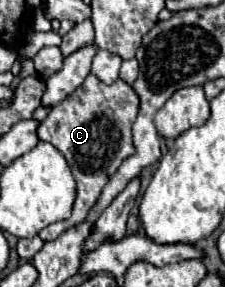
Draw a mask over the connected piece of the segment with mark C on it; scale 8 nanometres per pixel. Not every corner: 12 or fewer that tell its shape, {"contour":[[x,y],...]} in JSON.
{"contour":[[89,74],[39,122],[77,182],[71,218],[87,220],[103,186],[135,154],[139,96]]}

